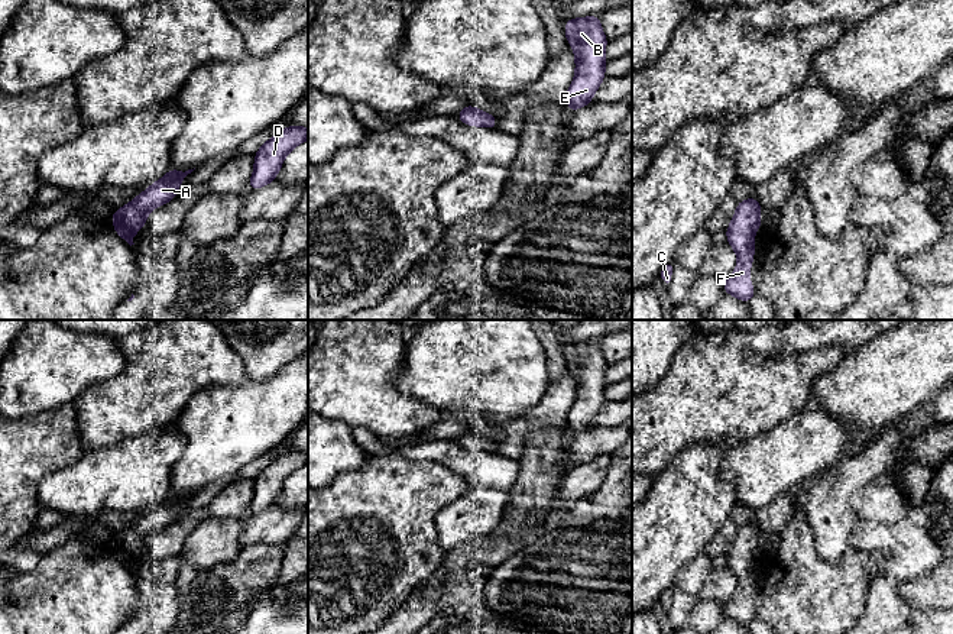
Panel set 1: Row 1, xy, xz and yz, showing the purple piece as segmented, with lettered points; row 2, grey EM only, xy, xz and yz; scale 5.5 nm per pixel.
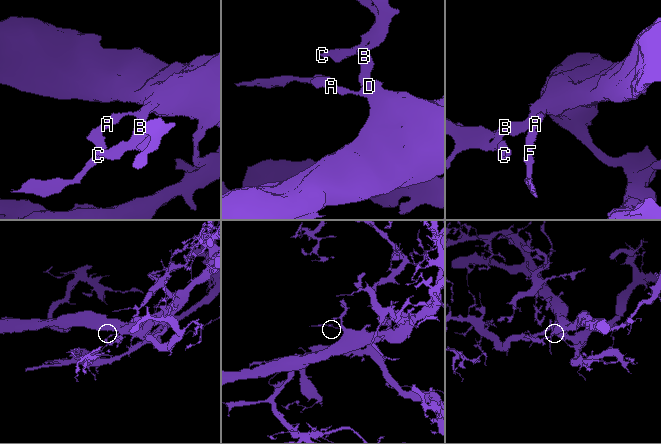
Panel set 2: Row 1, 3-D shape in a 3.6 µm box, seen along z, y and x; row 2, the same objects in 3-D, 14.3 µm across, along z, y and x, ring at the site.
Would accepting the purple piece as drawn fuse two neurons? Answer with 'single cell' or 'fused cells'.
single cell

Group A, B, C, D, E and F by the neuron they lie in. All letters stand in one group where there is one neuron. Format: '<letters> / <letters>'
A B C D E F

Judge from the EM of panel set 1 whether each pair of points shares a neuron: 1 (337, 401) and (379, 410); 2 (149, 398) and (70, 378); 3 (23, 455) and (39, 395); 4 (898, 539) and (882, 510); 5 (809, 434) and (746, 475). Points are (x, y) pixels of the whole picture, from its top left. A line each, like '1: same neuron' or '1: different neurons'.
1: same neuron
2: different neurons
3: different neurons
4: different neurons
5: same neuron

